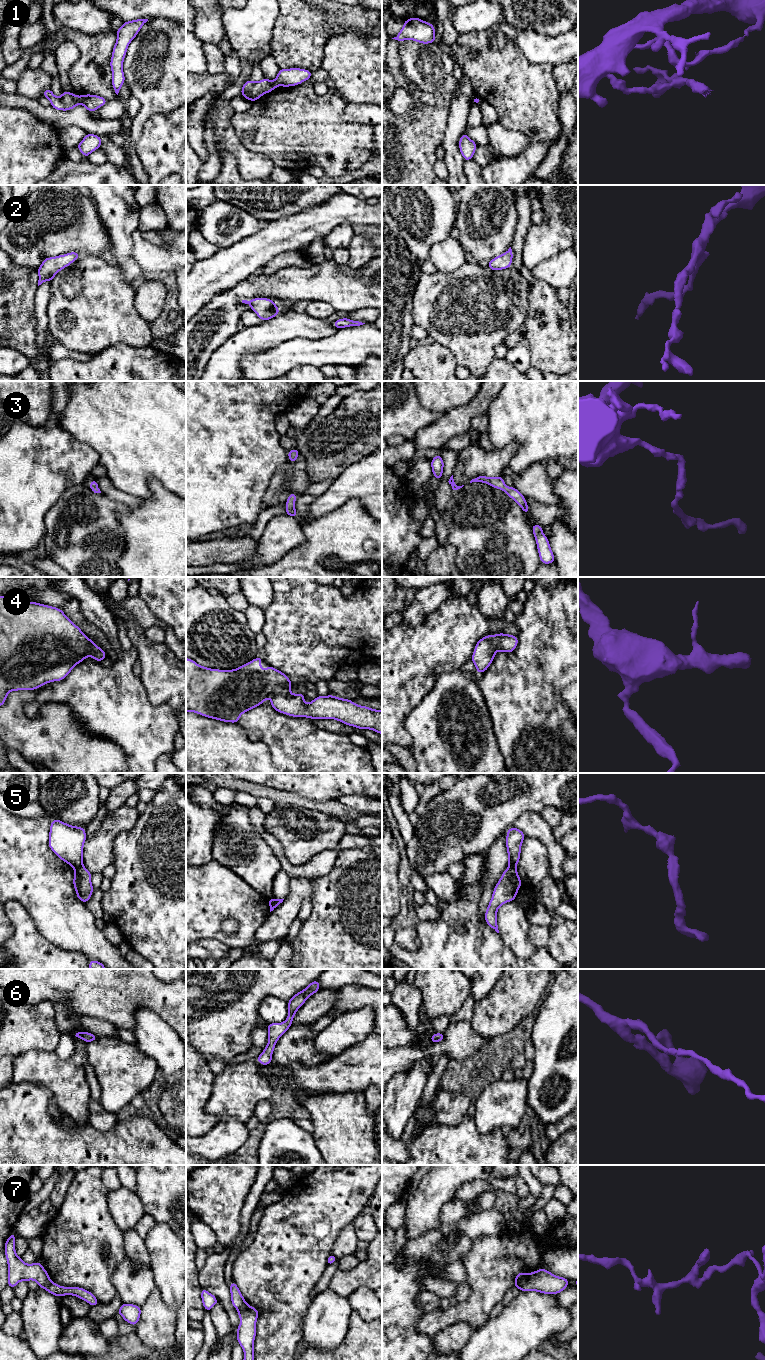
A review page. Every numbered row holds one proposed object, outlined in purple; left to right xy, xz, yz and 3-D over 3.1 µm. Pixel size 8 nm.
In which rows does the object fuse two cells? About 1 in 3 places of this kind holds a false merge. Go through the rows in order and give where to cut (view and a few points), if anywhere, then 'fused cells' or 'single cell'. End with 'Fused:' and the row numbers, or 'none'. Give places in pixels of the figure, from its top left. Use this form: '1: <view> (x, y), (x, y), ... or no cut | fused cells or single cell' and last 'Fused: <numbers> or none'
1: xy (78, 97), (79, 102) | fused cells
2: no cut | single cell
3: no cut | single cell
4: no cut | single cell
5: no cut | single cell
6: no cut | single cell
7: yz (527, 1274), (519, 1288) | fused cells
Fused: 1, 7

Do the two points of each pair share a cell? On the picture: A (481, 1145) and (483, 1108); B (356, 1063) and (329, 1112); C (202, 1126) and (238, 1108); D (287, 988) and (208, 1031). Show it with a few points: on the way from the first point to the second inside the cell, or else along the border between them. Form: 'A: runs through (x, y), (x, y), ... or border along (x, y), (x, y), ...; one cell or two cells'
A: border along (473, 1117), (476, 1128), (482, 1133), (500, 1129); two cells
B: border along (363, 1090), (326, 1092), (317, 1095); two cells
C: border along (210, 1096), (206, 1110), (215, 1115), (219, 1120); two cells
D: runs through (267, 988), (258, 988), (242, 1003), (228, 1011); one cell

